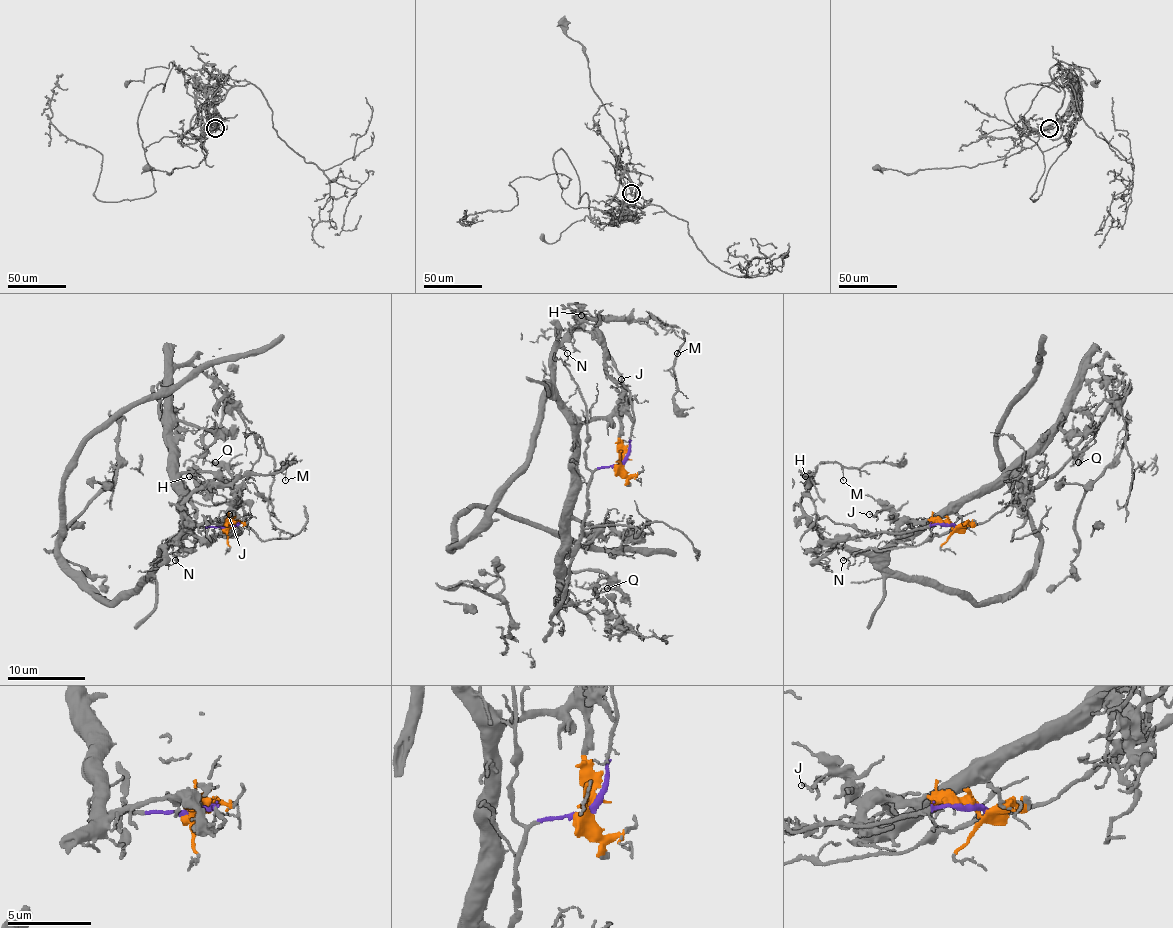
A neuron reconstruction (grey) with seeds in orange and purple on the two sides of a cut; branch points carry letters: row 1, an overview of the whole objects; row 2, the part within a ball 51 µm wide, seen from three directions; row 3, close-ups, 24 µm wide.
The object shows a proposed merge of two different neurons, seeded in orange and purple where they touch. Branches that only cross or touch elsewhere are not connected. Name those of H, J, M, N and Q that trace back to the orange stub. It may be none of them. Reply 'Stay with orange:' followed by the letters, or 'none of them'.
Stay with orange: H, J, M, Q

